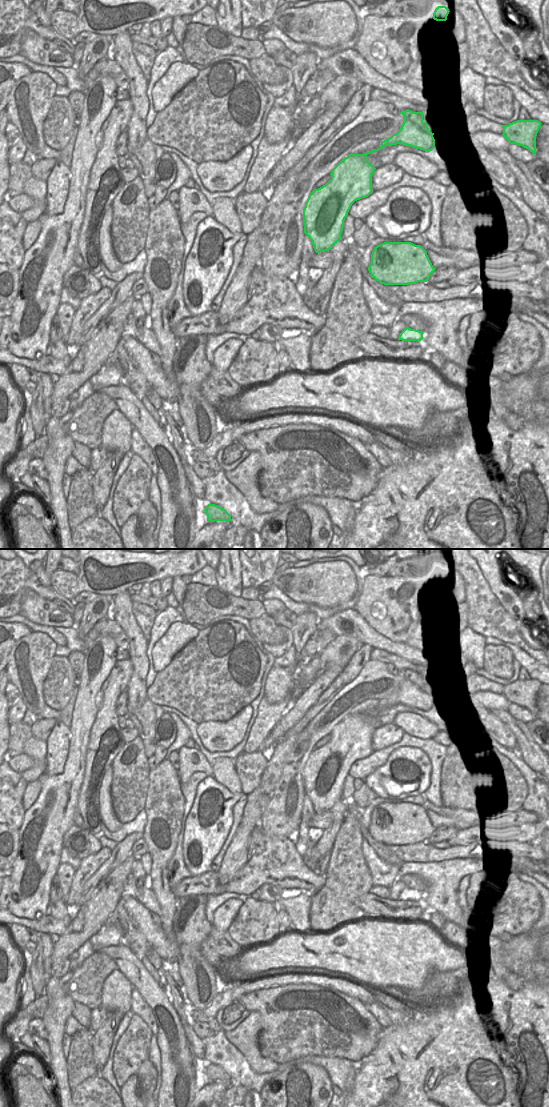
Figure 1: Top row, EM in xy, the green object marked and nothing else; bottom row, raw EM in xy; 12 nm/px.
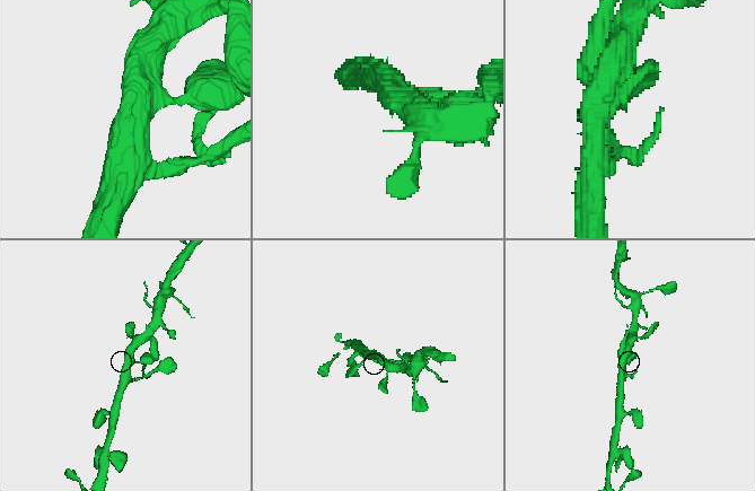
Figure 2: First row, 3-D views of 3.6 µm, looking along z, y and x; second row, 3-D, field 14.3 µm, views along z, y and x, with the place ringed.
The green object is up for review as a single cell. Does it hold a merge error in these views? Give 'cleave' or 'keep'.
keep

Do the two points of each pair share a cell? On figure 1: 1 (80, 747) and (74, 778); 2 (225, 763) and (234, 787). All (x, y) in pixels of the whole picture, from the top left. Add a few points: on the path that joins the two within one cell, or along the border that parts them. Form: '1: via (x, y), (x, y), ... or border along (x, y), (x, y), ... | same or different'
1: via (76, 755), (74, 770) | same
2: via (225, 769), (225, 774), (231, 781) | same

